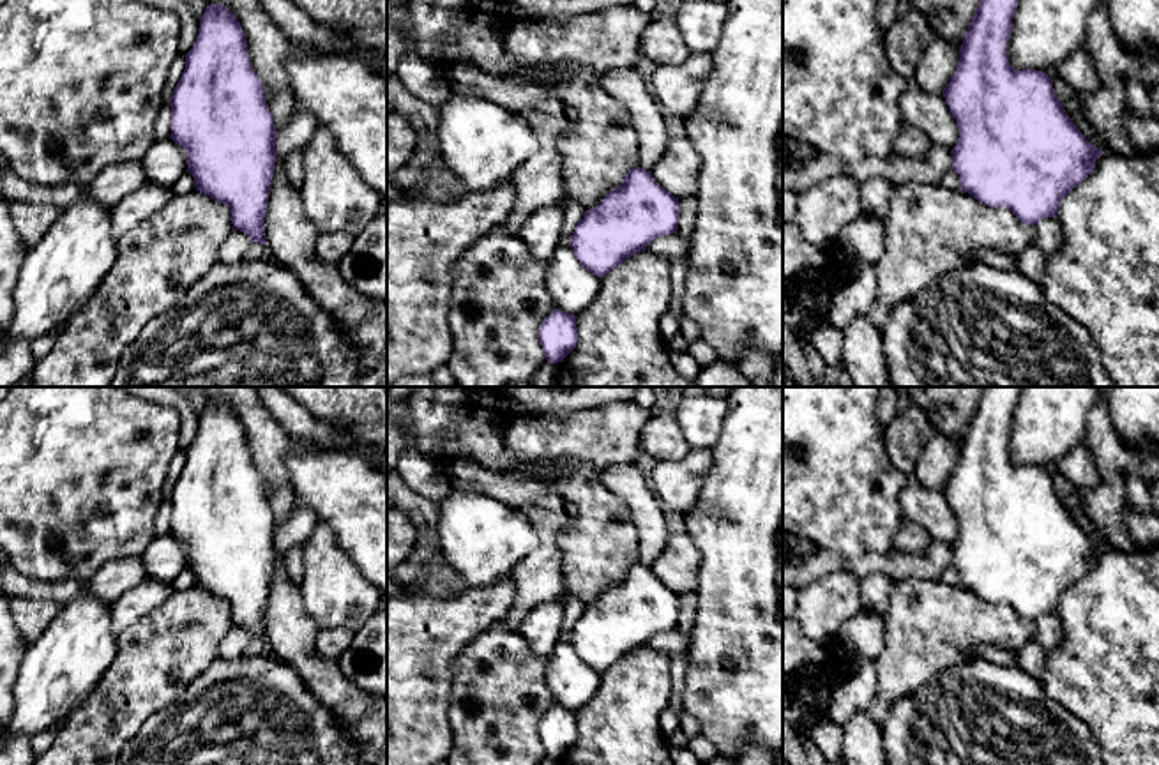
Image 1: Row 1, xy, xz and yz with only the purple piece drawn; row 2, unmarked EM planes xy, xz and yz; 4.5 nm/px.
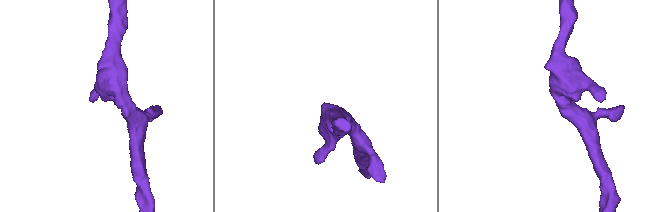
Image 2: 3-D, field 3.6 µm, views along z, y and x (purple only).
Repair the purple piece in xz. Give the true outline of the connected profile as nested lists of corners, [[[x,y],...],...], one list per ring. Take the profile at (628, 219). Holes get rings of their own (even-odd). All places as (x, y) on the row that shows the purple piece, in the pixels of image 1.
[[[633,168],[622,186],[585,210],[571,235],[580,263],[604,277],[659,237],[677,233],[678,198],[655,182],[652,171]]]

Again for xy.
[[[224,4],[207,5],[200,18],[196,42],[186,55],[170,106],[170,138],[187,152],[187,171],[196,191],[224,203],[233,228],[247,233],[251,242],[267,246],[265,217],[276,166],[274,117],[251,65],[246,32]]]

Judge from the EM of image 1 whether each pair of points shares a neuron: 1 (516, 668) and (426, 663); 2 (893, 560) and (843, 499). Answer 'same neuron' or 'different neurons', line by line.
1: different neurons
2: different neurons

